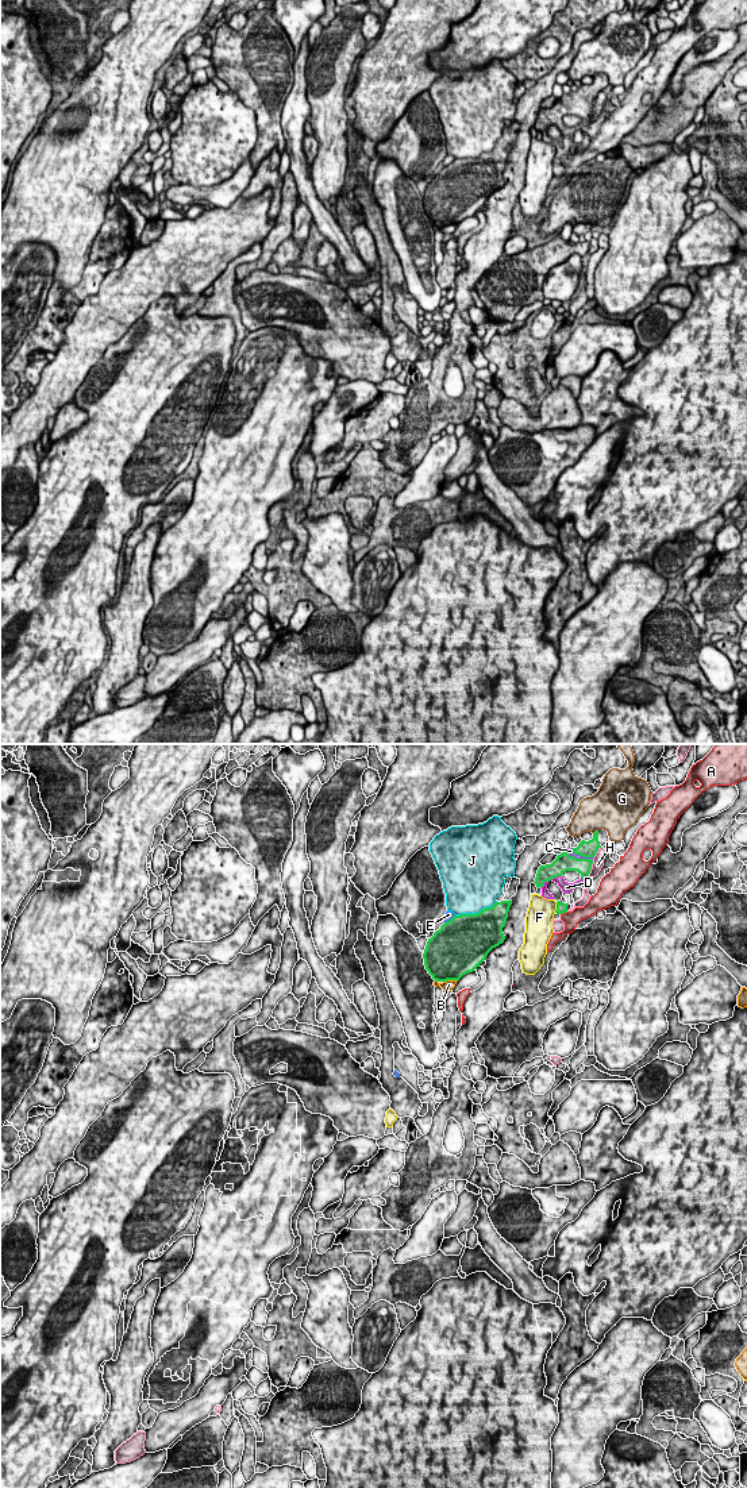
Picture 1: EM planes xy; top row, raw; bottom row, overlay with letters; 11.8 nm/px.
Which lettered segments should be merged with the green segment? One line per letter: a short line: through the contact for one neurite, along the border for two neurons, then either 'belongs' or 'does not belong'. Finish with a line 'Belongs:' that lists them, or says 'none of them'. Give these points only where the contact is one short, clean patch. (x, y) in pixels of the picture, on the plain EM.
A: does not belong
B: does not belong
C: xy (563, 105), (580, 103), (570, 95) | belongs
D: belongs
E: does not belong
F: does not belong
G: does not belong
H: does not belong
J: does not belong
Belongs: C, D

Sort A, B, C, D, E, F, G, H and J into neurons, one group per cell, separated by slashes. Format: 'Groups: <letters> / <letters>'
Groups: A / B / C D / E / F / G / H / J

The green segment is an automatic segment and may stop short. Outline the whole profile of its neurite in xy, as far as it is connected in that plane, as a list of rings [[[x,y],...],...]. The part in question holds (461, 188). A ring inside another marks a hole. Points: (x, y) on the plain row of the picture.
[[[512,144],[496,146],[492,151],[482,153],[477,158],[454,159],[444,166],[439,174],[428,182],[423,203],[428,217],[436,225],[459,224],[463,219],[473,216],[486,203],[488,197],[504,186],[508,155]]]

